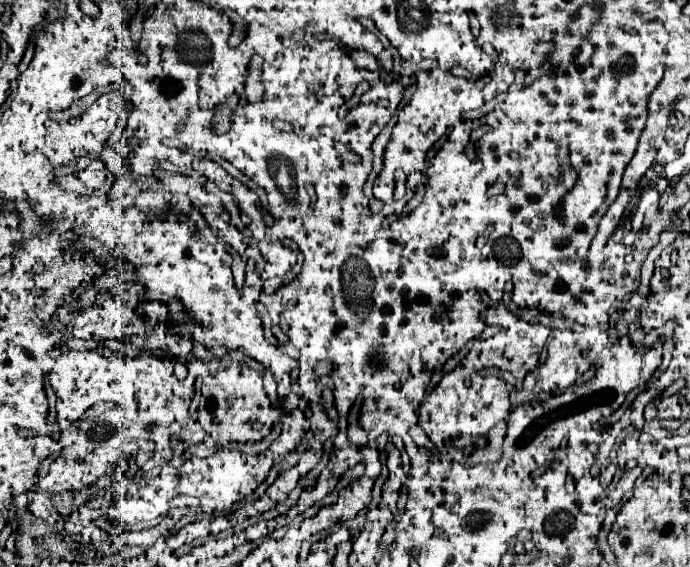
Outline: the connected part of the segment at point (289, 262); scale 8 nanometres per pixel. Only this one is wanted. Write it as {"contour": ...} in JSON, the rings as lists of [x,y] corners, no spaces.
{"contour":[[[250,223],[247,227],[252,232],[253,240],[258,242],[259,250],[266,262],[264,270],[259,272],[263,273],[264,282],[268,278],[281,277],[289,272],[297,262],[297,252],[281,243],[264,242],[268,241],[267,236],[261,235],[261,228],[256,224]]]}

